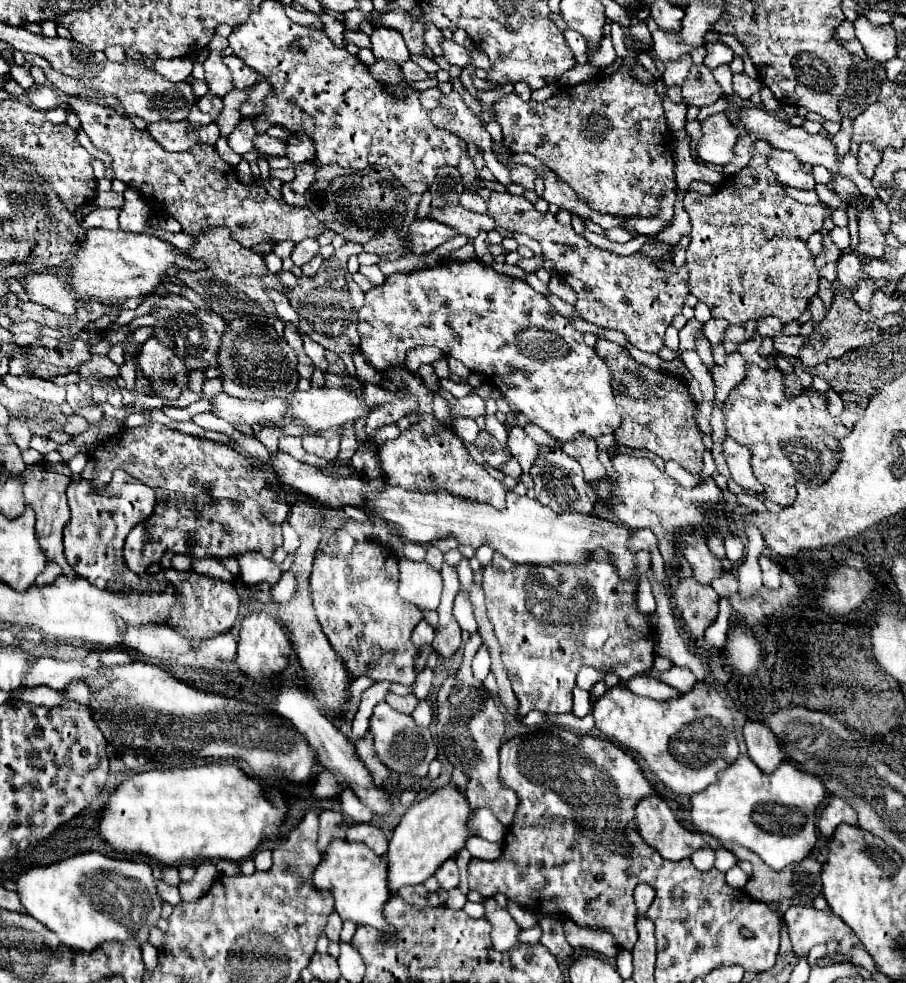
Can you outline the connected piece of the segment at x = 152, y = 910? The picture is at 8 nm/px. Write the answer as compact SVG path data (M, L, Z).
M100 852L78 854L50 866L26 868L16 878L16 892L26 912L52 930L60 944L70 950L92 952L104 940L126 940L134 936L144 942L150 928L158 926L162 898L156 894L154 876L146 864L146 872L126 862L124 876L120 874L120 860L110 862Z

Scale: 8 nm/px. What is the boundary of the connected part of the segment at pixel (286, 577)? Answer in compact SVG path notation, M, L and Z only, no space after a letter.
M292 570L284 572L281 579L272 588L272 595L276 602L285 603L296 593L297 582Z

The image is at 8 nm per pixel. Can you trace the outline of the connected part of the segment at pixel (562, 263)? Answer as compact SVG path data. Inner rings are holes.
M492 192L486 214L504 230L528 234L538 240L544 258L554 262L556 272L576 292L578 300L574 308L584 320L596 326L622 330L632 346L644 352L658 352L664 346L664 332L672 324L672 318L682 312L684 300L690 294L688 268L674 268L672 258L666 260L671 245L650 238L638 252L618 256L588 244L572 226L562 226L554 214L540 214L524 196L508 192Z

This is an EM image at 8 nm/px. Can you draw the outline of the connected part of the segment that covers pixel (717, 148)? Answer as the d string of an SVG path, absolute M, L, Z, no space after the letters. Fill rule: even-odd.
M712 114L702 120L702 138L696 144L696 152L710 164L728 164L734 158L734 144L738 140L738 128L726 114Z

